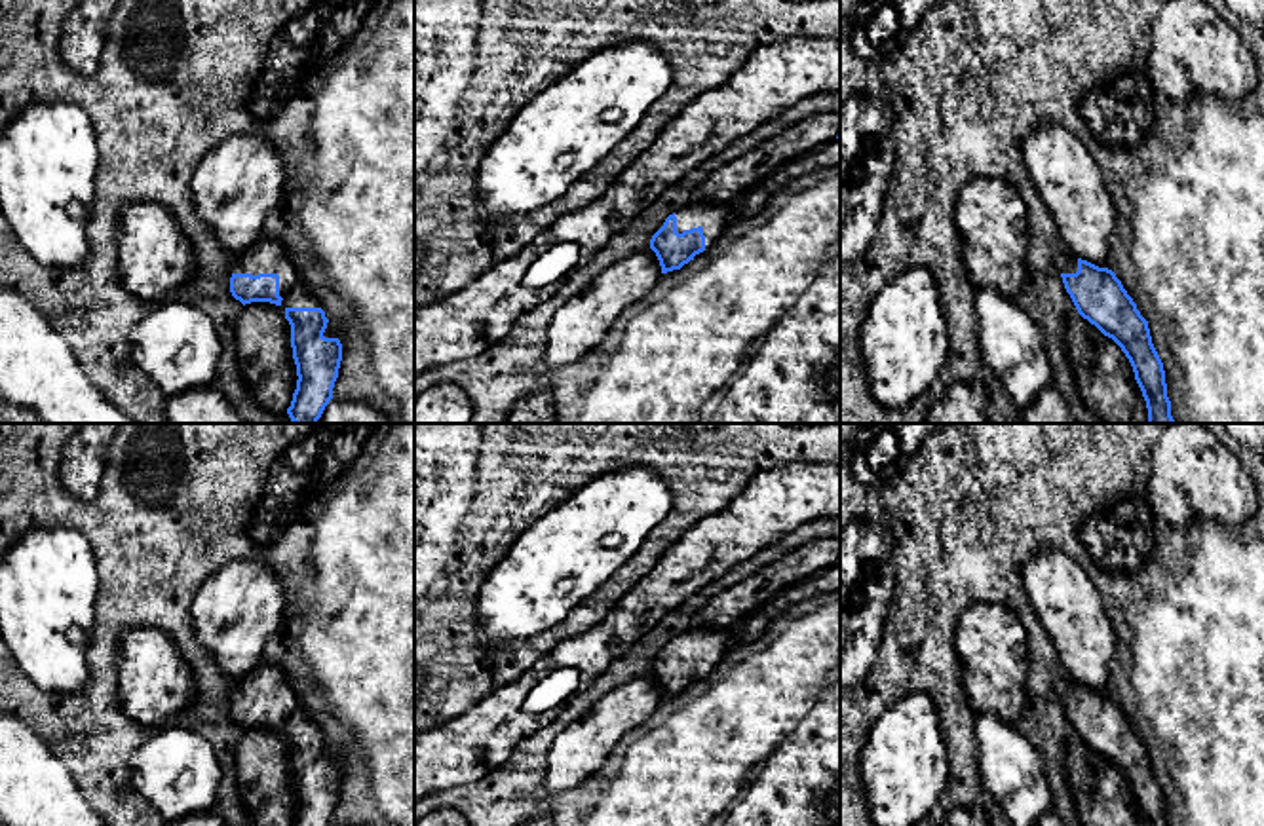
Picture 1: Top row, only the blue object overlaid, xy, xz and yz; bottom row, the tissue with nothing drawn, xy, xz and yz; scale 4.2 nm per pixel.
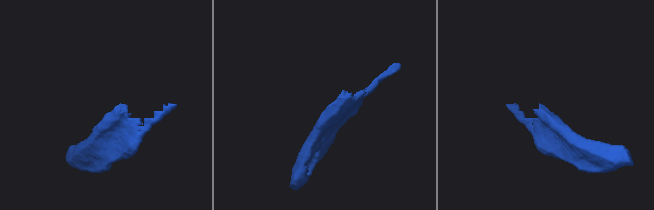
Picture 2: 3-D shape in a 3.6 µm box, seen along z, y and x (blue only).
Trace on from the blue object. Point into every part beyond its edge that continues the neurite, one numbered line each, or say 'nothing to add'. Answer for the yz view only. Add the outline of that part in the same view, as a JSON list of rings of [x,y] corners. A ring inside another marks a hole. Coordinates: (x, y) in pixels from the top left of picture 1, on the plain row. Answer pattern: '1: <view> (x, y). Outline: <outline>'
1: yz (1067, 688). Outline: [[[1064,674],[1057,680],[1057,695],[1059,699],[1076,699],[1078,697],[1078,682]]]

